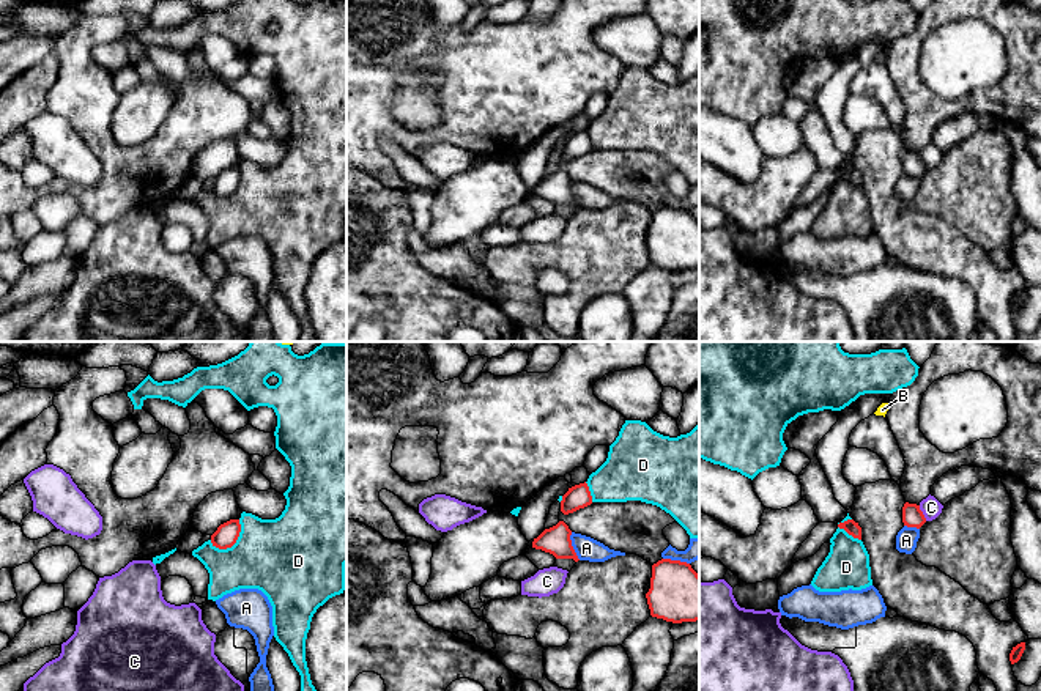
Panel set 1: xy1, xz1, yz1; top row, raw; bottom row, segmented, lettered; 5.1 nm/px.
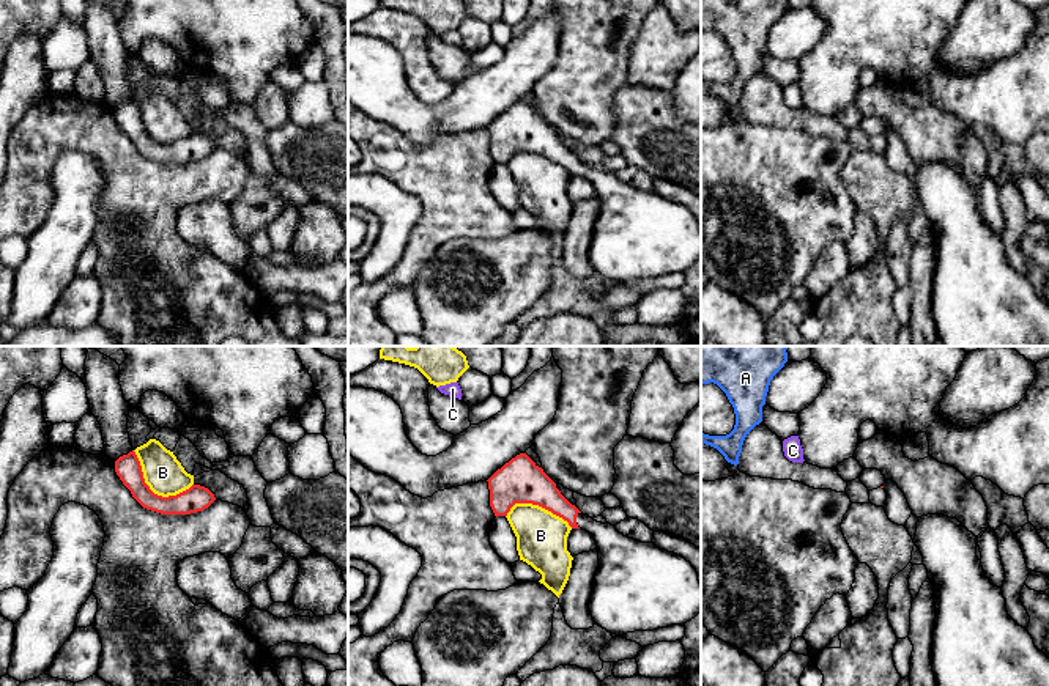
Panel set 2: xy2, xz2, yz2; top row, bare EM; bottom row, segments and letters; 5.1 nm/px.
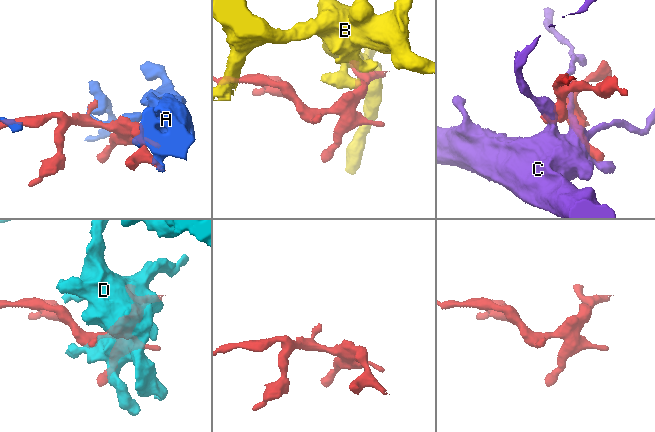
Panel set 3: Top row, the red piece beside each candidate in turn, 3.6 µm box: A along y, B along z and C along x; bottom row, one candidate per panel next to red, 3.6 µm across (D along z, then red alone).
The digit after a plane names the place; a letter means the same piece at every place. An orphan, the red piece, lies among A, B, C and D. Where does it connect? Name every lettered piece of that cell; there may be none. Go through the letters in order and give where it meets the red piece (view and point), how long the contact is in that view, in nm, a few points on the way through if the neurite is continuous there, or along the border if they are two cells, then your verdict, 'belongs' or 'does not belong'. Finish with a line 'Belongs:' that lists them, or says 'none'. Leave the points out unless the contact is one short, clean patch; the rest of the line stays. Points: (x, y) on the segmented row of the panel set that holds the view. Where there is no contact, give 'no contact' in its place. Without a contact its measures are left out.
A: contact xz1 (572, 546); length 150 nm; does not belong
B: contact xy2 (151, 491); length 360 nm; does not belong
C: contact yz1 (922, 513); length 90 nm; border yz1 (918, 506), (926, 520); does not belong
D: contact xy1 (233, 543); length 200 nm; does not belong
Belongs: none

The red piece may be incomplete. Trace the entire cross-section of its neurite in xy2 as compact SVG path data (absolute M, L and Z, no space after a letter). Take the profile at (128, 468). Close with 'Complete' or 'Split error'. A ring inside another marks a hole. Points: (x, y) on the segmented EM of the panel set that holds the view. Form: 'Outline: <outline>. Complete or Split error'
Outline: M134 450L115 461L115 472L143 508L161 514L203 511L216 500L214 494L200 485L192 485L176 496L162 497L154 494L145 483L142 466Z. Complete

